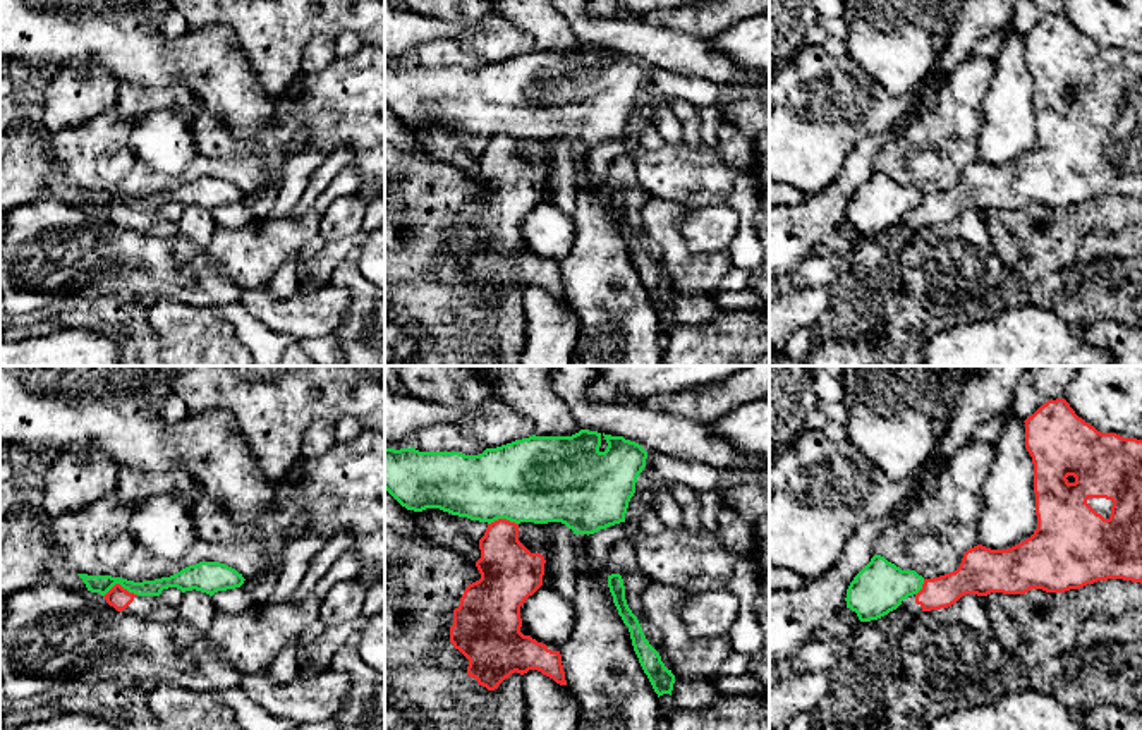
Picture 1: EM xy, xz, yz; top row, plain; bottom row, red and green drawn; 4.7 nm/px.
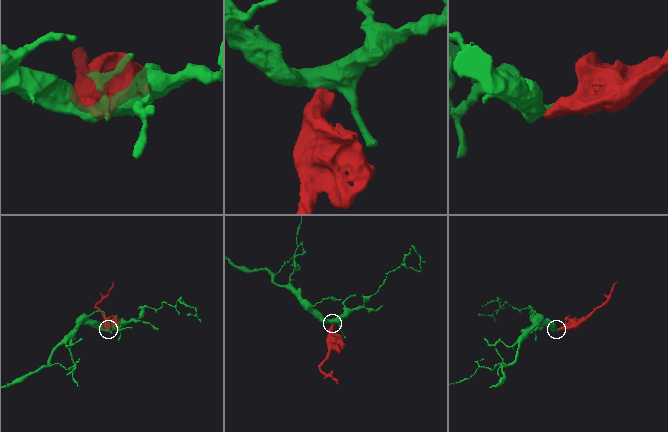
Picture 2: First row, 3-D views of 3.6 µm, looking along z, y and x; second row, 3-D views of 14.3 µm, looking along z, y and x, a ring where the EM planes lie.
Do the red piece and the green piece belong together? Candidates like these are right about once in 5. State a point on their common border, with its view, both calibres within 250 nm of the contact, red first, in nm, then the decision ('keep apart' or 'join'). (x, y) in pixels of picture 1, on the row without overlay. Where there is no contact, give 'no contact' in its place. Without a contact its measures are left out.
xy (121, 201) | 100/90 nm | keep apart

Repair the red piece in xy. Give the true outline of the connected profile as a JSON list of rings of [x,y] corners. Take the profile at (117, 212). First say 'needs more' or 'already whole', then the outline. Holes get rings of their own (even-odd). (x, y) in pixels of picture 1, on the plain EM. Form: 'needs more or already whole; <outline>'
needs more; [[[115,199],[105,211],[106,218],[124,230],[132,230],[155,237],[175,237],[179,225],[165,218],[160,211],[137,211],[120,199]]]

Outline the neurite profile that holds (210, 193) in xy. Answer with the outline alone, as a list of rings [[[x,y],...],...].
[[[199,177],[170,192],[143,198],[112,191],[77,191],[82,194],[88,206],[100,208],[101,211],[105,211],[115,199],[120,199],[124,204],[137,211],[160,211],[161,206],[168,203],[177,203],[182,208],[196,204],[213,211],[218,206],[240,203],[246,196],[235,184],[220,177]]]

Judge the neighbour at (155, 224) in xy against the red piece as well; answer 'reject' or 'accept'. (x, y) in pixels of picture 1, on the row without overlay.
accept

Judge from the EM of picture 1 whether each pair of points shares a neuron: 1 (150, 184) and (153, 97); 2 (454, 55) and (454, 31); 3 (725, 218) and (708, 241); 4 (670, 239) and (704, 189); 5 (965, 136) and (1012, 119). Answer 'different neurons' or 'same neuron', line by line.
1: different neurons
2: different neurons
3: same neuron
4: different neurons
5: different neurons

